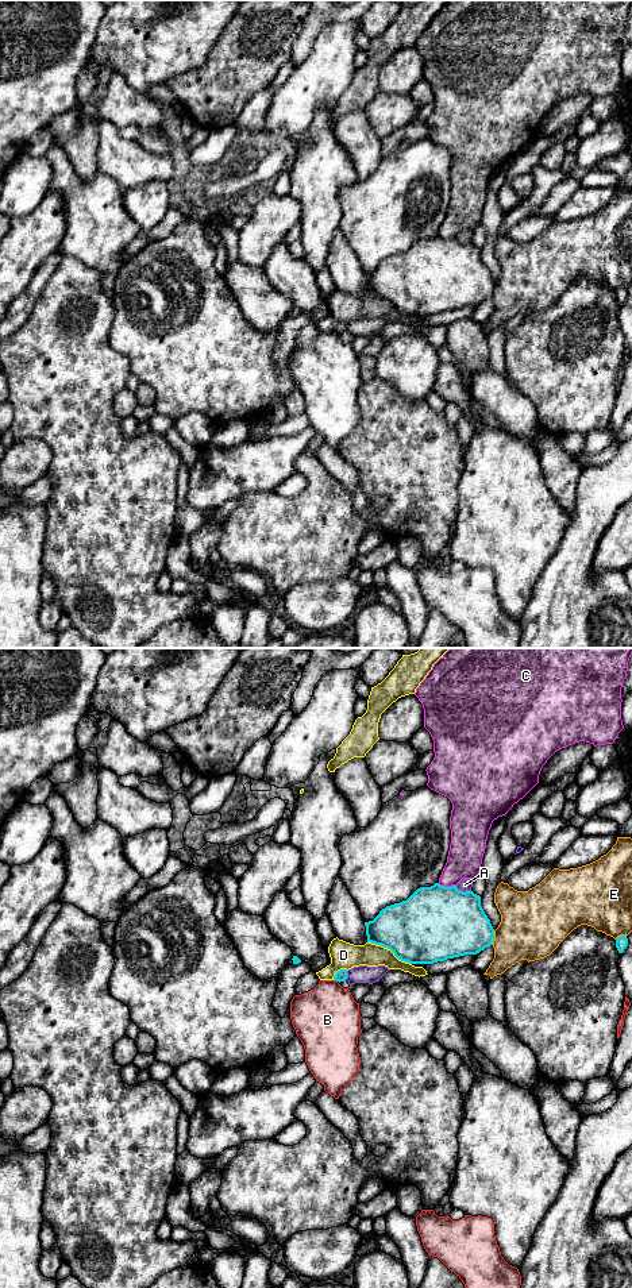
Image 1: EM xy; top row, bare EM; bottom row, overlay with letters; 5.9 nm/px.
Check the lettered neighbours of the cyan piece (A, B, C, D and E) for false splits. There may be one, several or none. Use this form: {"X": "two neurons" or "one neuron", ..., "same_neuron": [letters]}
{"A": "two neurons", "B": "two neurons", "C": "two neurons", "D": "two neurons", "E": "two neurons", "same_neuron": []}

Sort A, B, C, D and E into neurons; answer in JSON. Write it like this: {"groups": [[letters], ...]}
{"groups": [["A"], ["B"], ["C"], ["D"], ["E"]]}

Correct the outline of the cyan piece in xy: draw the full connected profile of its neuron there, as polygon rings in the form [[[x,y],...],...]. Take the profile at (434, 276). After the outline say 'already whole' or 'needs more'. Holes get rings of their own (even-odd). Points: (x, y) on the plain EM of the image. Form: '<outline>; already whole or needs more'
[[[439,235],[420,239],[406,252],[386,258],[365,278],[367,294],[390,301],[398,312],[409,316],[433,316],[477,306],[494,293],[494,281],[481,258],[481,248]]]; already whole

